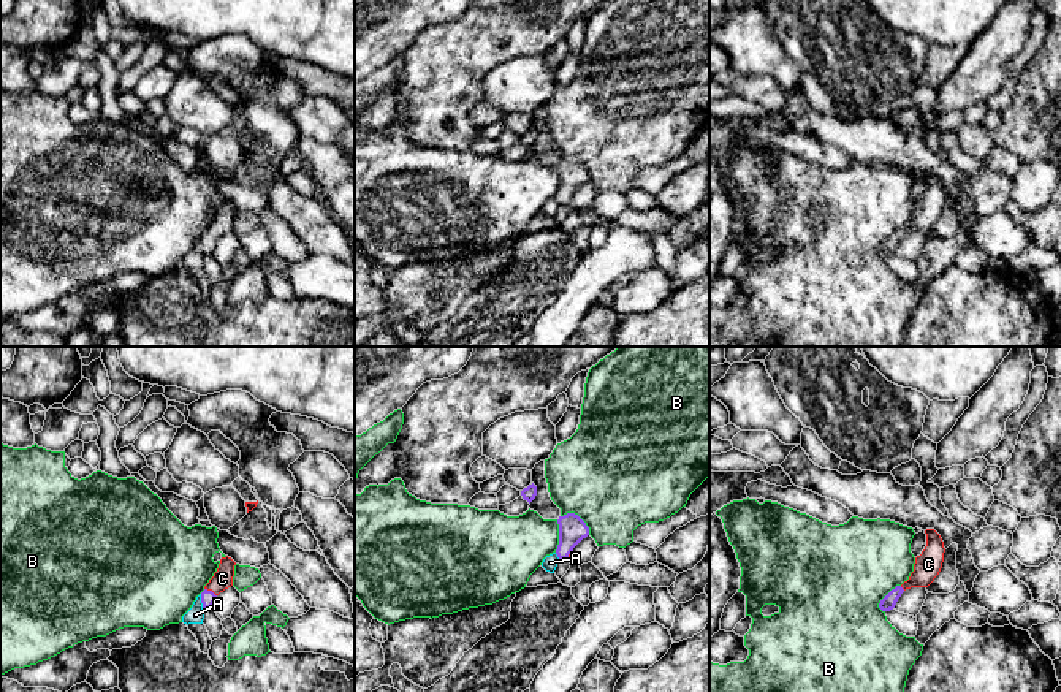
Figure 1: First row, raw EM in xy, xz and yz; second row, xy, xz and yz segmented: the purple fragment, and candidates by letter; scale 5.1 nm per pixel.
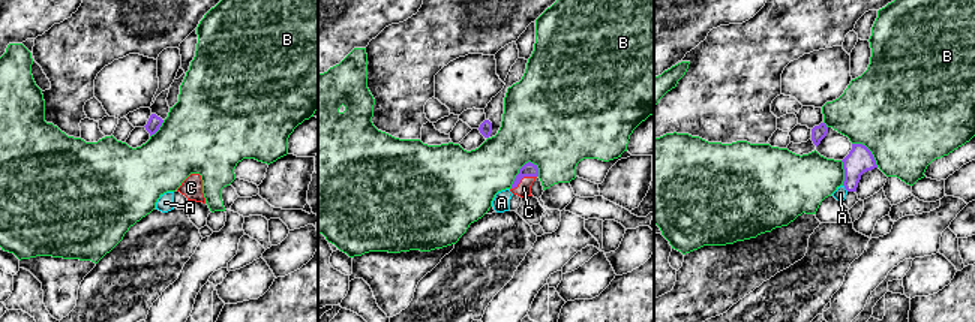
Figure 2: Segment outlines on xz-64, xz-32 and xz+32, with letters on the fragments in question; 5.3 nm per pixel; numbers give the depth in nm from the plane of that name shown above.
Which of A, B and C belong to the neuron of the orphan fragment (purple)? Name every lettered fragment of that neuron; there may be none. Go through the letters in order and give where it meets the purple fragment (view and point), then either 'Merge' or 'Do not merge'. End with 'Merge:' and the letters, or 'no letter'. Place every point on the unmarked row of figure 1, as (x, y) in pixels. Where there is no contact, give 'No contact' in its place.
A: Touches purple at xy (201, 246). Do not merge
B: Touches purple at xz (578, 162). Do not merge
C: Touches purple at xy (211, 236). Merge
Merge: C

